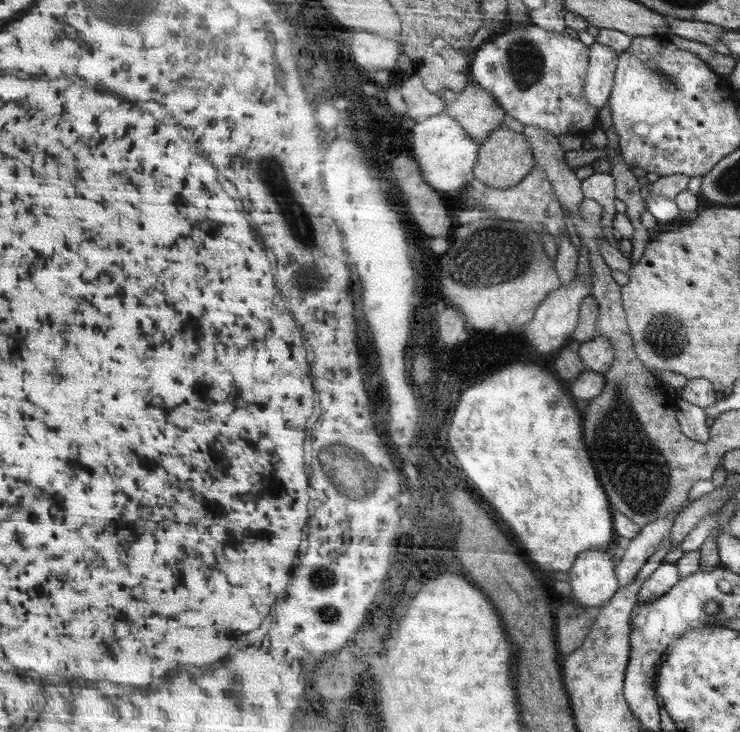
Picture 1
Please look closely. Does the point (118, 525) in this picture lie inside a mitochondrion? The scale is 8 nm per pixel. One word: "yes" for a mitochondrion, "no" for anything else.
no

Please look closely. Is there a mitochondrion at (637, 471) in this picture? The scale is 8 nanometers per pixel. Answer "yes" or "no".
yes

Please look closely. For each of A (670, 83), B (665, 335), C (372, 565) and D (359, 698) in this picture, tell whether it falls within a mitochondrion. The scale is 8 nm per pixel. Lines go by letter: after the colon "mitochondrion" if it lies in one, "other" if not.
A: mitochondrion
B: mitochondrion
C: other
D: other

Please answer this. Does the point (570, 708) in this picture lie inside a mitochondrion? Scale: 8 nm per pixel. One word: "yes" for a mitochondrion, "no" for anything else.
no

